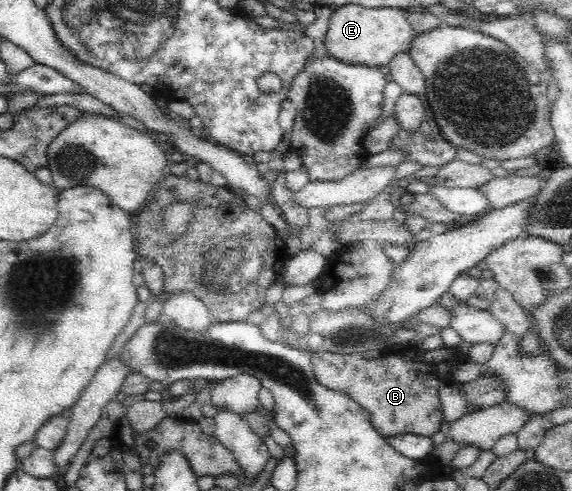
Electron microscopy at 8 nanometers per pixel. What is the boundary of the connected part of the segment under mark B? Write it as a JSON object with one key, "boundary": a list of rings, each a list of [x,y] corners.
{"boundary":[[[443,345],[433,351],[413,348],[406,355],[393,354],[366,360],[363,354],[312,354],[316,382],[344,393],[367,412],[374,430],[384,439],[402,434],[433,436],[442,430],[443,410],[438,394],[440,383],[452,383],[450,368],[462,359],[456,348]]]}

